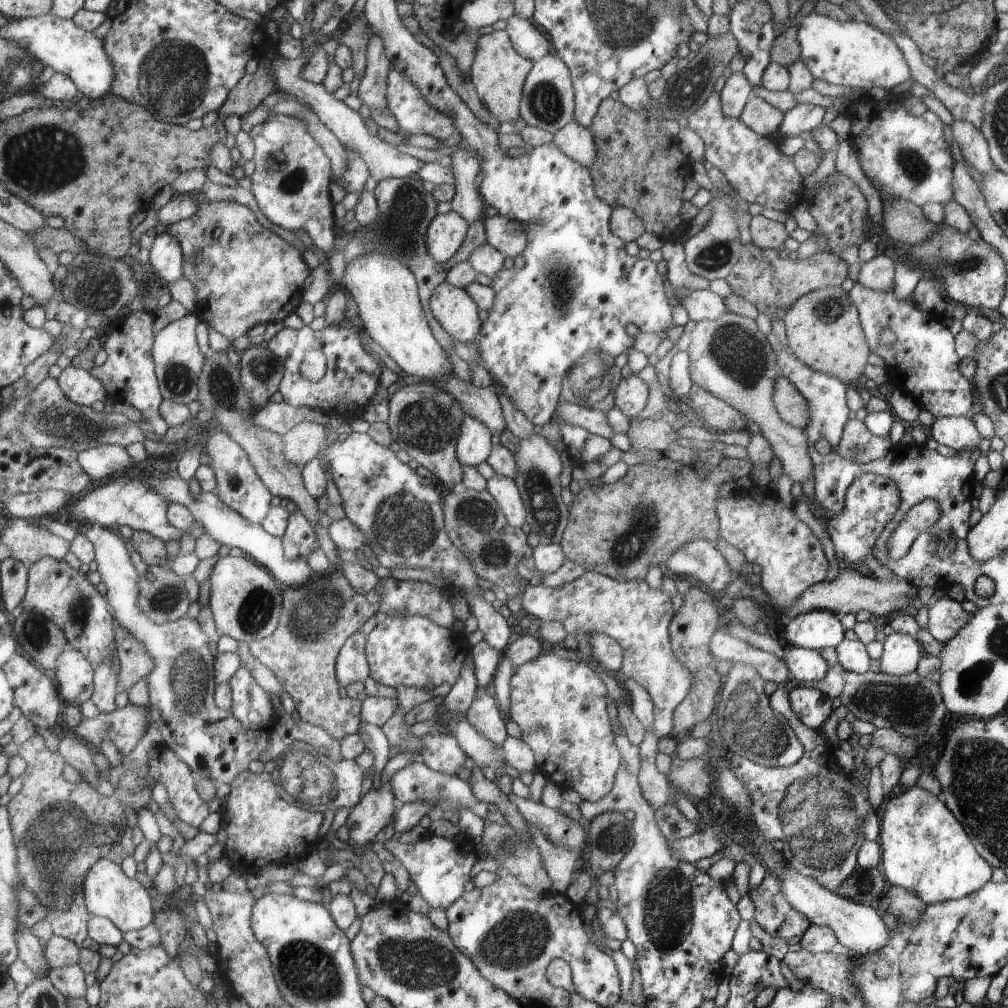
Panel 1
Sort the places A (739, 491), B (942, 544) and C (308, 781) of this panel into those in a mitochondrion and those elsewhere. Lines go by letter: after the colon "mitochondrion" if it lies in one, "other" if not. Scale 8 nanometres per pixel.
A: other
B: mitochondrion
C: mitochondrion

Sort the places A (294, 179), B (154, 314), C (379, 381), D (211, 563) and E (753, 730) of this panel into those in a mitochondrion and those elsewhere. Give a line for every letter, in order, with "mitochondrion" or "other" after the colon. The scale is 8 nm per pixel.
A: mitochondrion
B: other
C: other
D: other
E: mitochondrion

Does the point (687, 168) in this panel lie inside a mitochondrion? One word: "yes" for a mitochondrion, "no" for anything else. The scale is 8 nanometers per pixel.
no

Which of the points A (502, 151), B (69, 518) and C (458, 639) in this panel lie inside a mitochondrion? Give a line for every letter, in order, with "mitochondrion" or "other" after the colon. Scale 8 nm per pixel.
A: other
B: other
C: other

